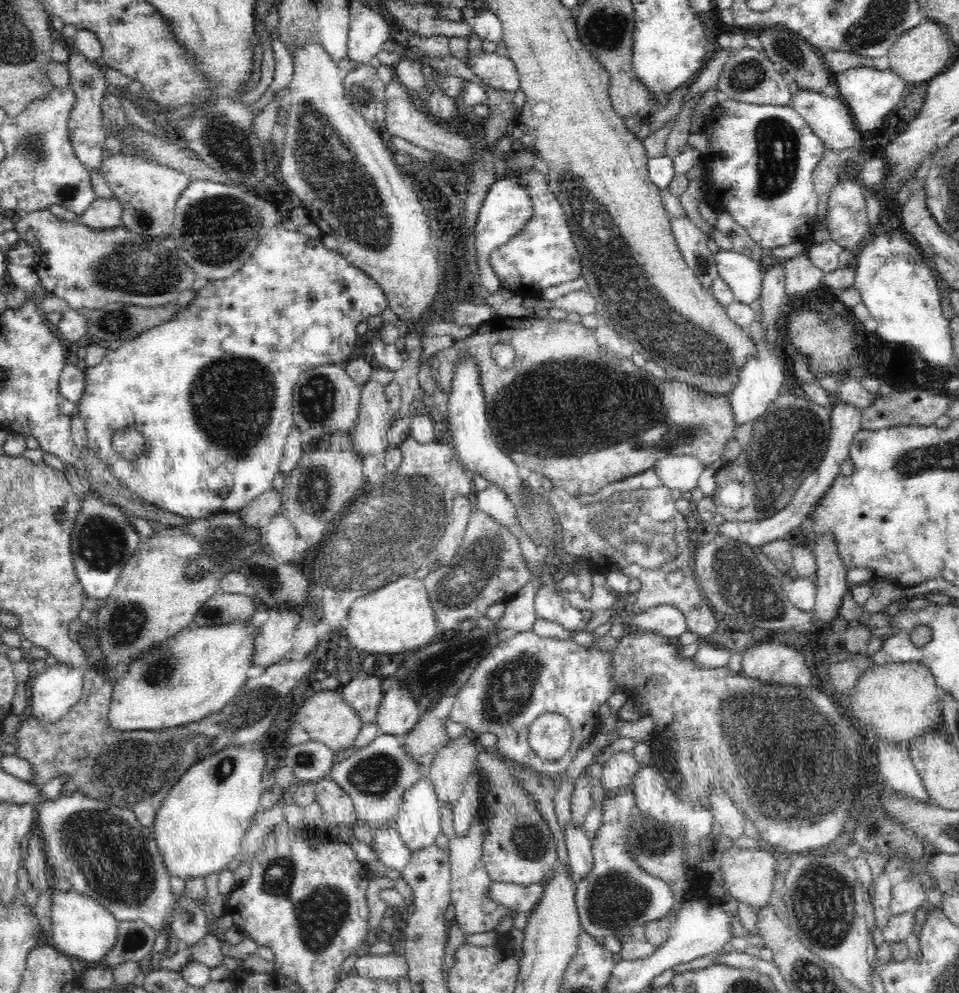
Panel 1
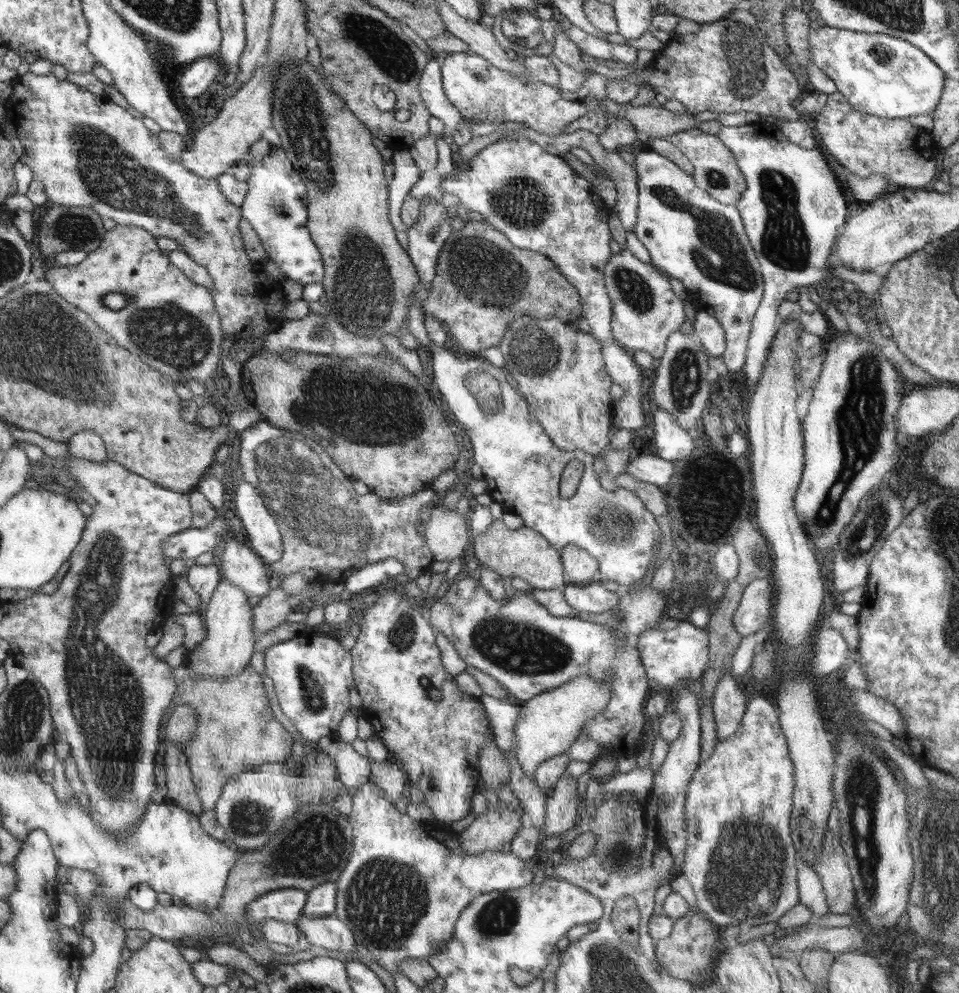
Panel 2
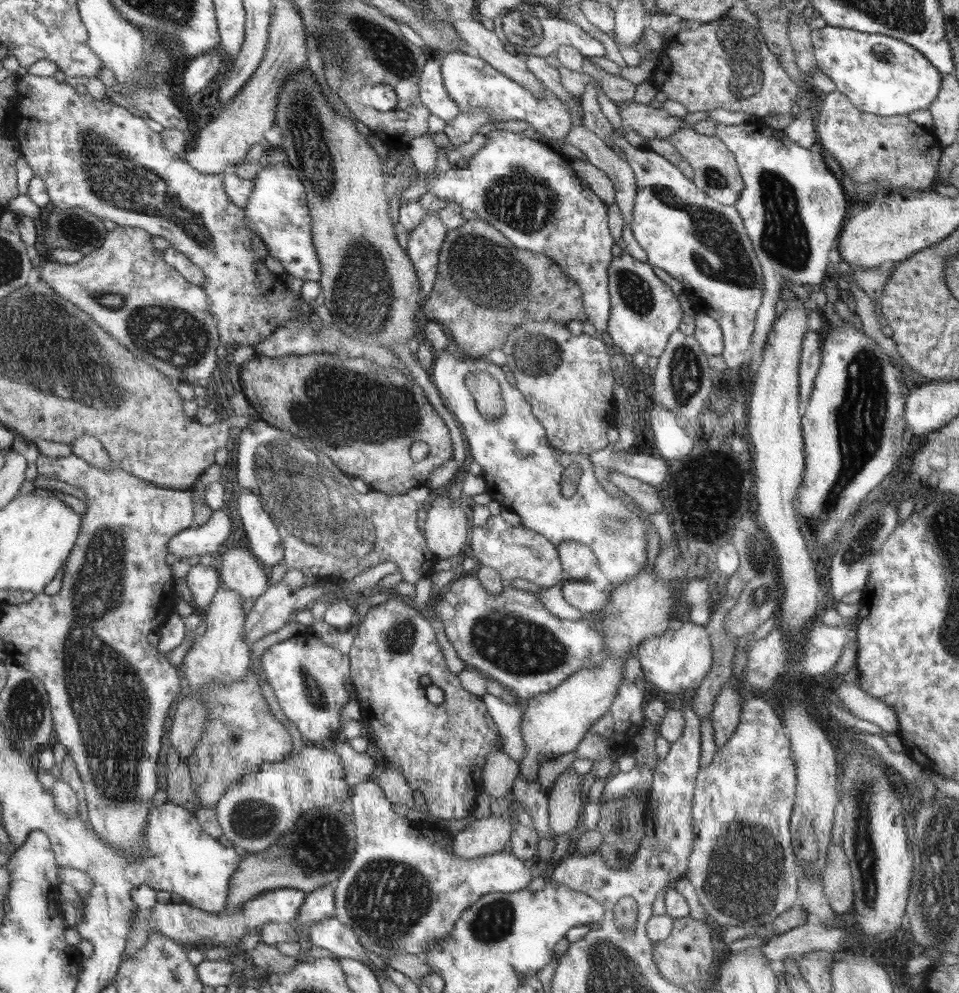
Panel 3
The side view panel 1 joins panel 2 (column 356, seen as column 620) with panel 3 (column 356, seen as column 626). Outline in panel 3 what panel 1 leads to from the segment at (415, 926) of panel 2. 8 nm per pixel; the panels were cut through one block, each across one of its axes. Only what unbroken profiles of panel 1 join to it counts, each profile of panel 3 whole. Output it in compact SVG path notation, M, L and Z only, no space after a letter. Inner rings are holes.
M373 781L360 782L352 788L351 814L357 827L357 846L349 868L334 883L334 916L350 925L358 936L360 944L375 952L385 962L387 957L398 953L412 953L422 956L428 952L429 944L448 936L461 914L469 909L480 897L490 893L517 893L534 886L535 867L526 859L504 851L487 854L480 858L462 859L452 850L422 836L422 830L412 824L412 819L399 816L384 792Z

